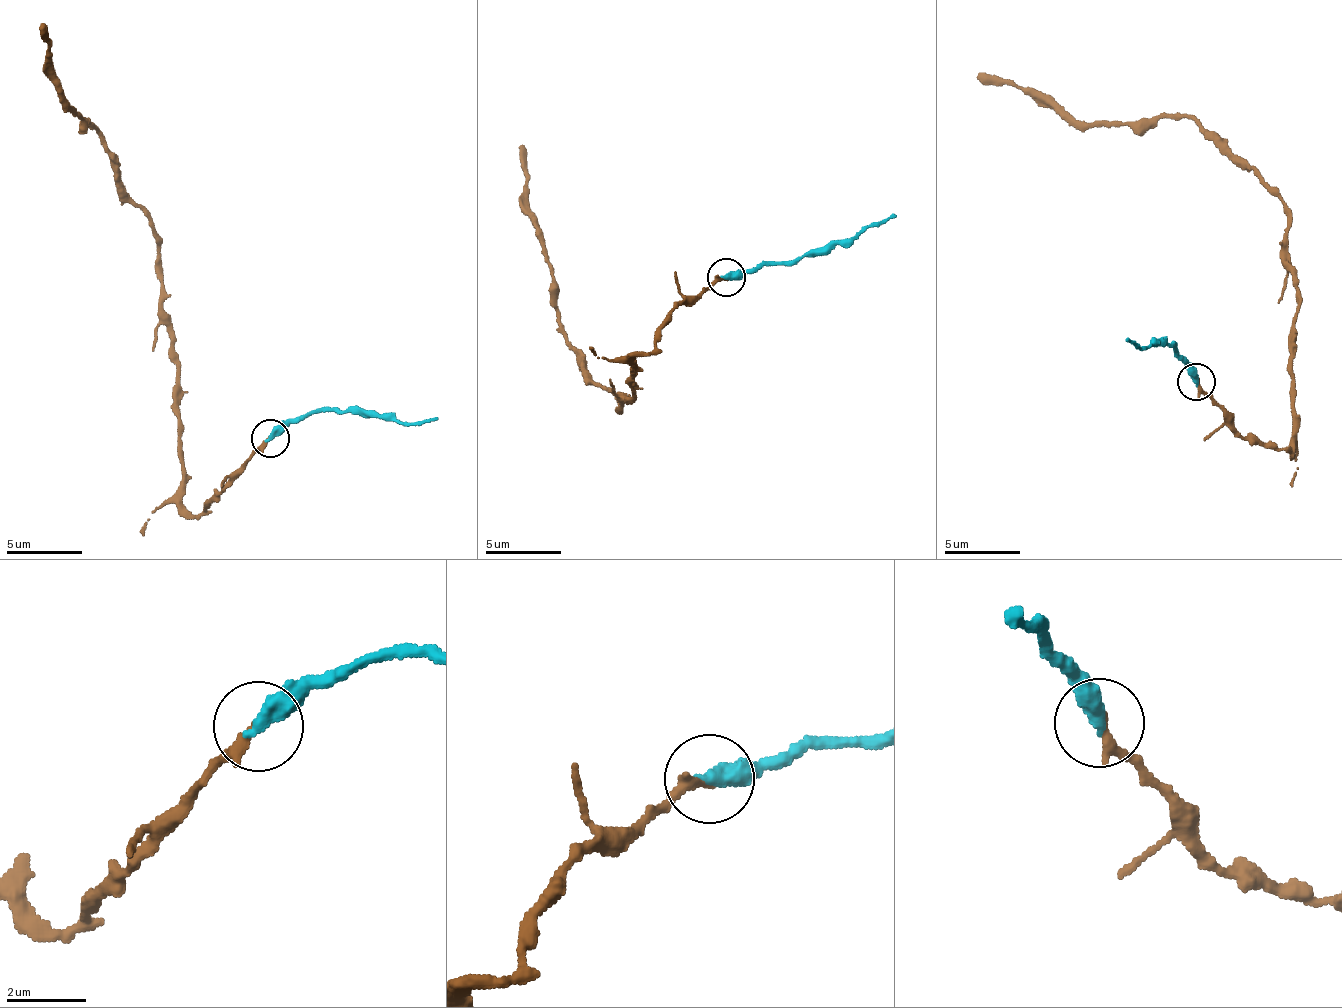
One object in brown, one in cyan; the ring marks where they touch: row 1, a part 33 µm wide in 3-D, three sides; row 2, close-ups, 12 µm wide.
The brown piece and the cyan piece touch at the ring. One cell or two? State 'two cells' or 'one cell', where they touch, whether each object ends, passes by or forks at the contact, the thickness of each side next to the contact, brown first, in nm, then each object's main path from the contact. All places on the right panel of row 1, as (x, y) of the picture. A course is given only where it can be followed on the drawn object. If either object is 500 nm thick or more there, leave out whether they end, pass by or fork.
one cell; at (1196, 381); brown ends there; cyan ends there; 280 nm thick on the brown side, 480 nm on the other; brown runs (1199, 378), (1243, 435), (1289, 454), (1297, 274), (1286, 262), (1287, 204), (1183, 117), (1079, 122), (978, 75); cyan runs (1195, 382), (1174, 343), (1156, 342), (1145, 347), (1128, 339)

